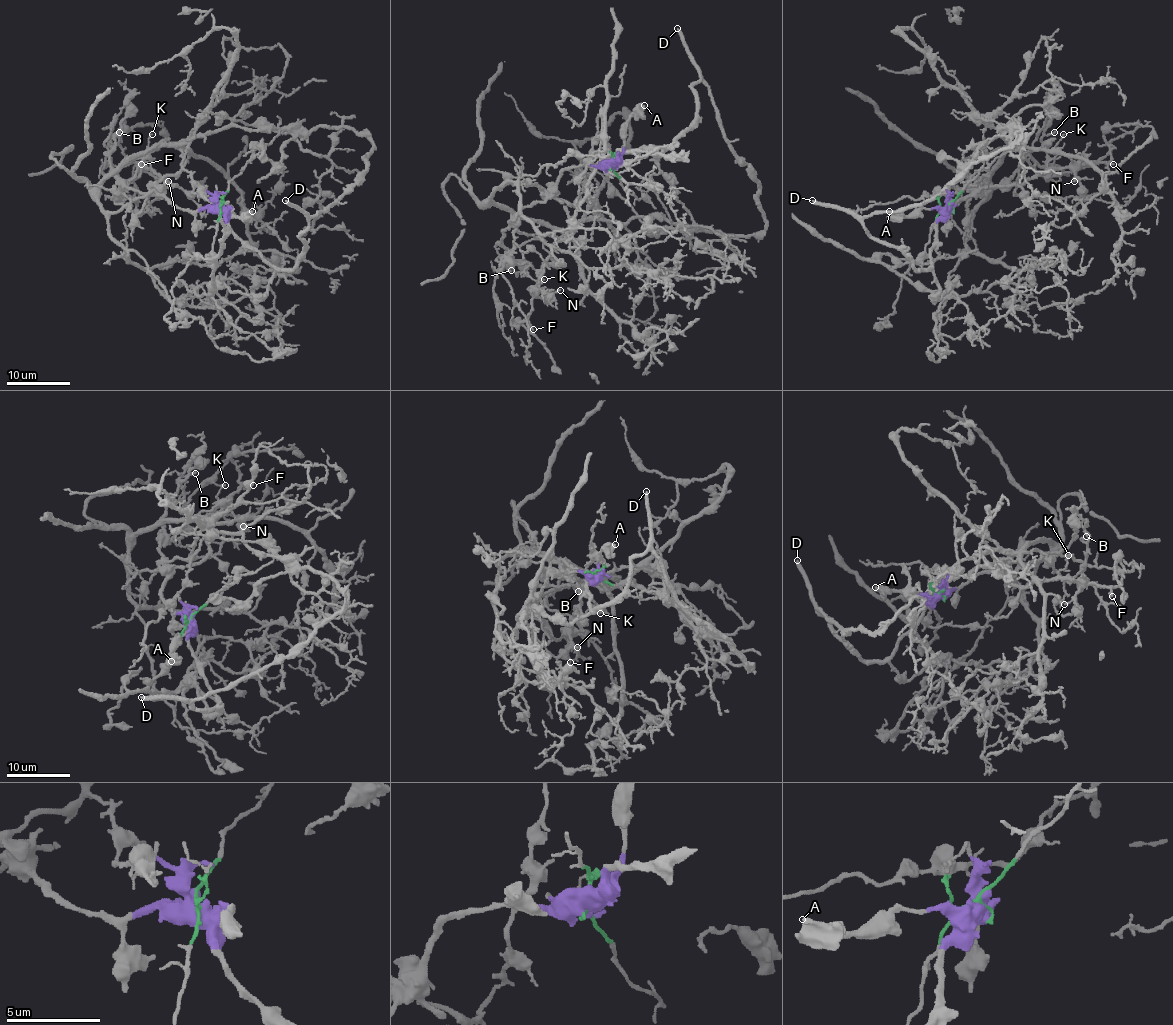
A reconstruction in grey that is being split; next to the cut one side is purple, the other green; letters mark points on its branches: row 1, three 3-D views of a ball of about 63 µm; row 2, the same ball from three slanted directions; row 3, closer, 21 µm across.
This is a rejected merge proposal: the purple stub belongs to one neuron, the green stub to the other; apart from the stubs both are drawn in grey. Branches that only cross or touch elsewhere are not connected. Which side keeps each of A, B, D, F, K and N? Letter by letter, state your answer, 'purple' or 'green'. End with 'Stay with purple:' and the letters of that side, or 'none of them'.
A: purple
B: purple
D: purple
F: purple
K: purple
N: purple
Stay with purple: A, B, D, F, K, N

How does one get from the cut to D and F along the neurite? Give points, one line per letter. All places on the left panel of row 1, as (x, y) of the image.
D: (220, 206), (228, 225), (272, 265), (291, 269), (304, 253), (299, 237), (307, 227), (307, 217), (285, 200)
F: (220, 206), (186, 211), (175, 208), (167, 200), (164, 189), (176, 185), (141, 165)

